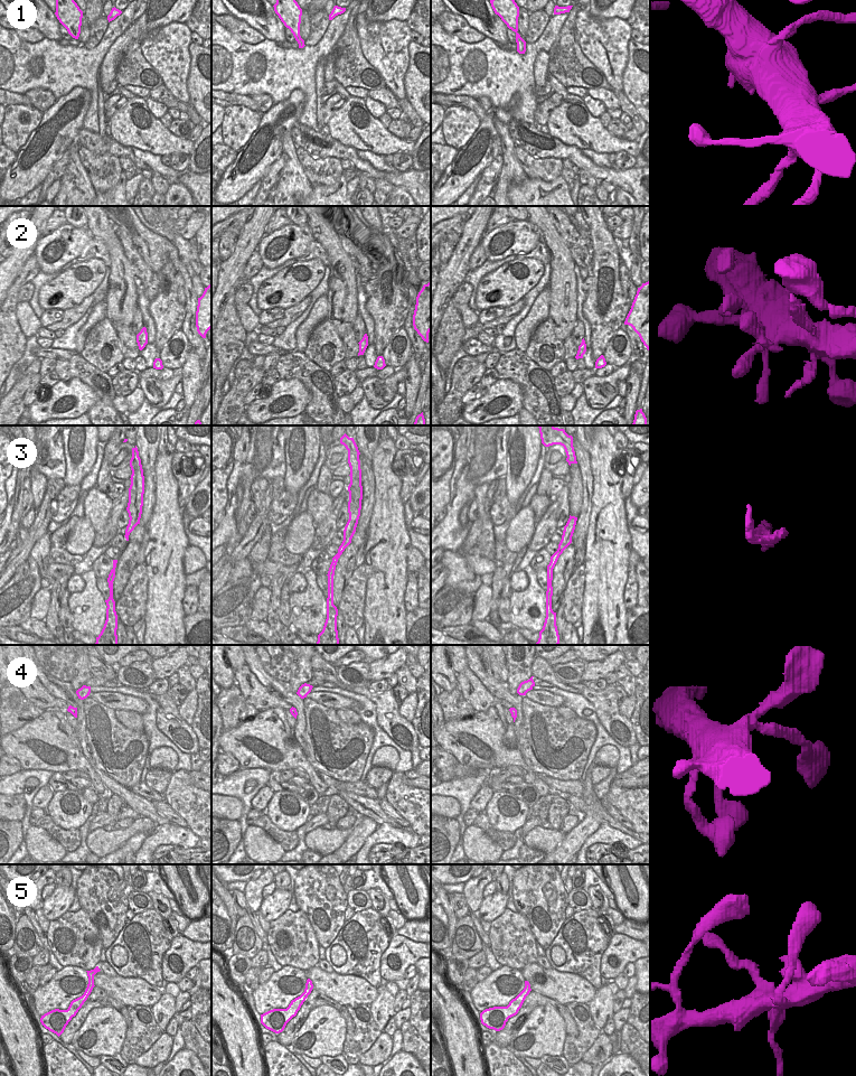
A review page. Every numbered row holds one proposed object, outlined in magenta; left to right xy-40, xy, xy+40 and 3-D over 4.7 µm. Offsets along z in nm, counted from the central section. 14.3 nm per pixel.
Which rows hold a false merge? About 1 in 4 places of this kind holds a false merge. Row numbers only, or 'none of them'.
1

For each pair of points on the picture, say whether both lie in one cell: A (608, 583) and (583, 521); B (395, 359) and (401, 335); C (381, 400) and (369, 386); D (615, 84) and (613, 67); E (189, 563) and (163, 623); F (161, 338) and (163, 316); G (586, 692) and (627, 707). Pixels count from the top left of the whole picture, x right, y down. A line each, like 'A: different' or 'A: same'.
A: different
B: same
C: same
D: same
E: different
F: same
G: different

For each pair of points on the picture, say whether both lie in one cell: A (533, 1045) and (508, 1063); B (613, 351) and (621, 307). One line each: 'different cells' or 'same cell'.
A: different cells
B: different cells

